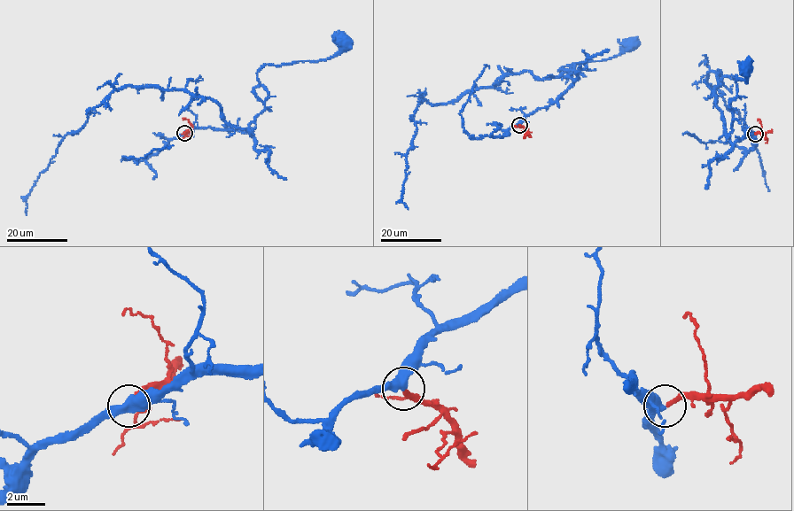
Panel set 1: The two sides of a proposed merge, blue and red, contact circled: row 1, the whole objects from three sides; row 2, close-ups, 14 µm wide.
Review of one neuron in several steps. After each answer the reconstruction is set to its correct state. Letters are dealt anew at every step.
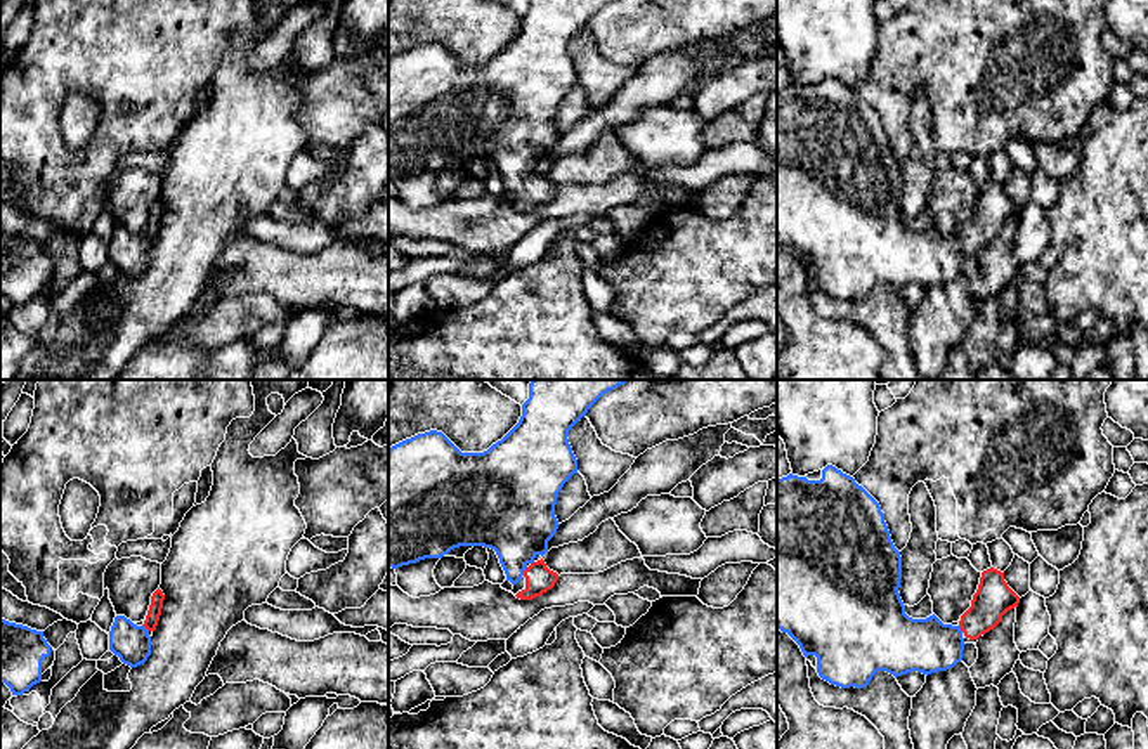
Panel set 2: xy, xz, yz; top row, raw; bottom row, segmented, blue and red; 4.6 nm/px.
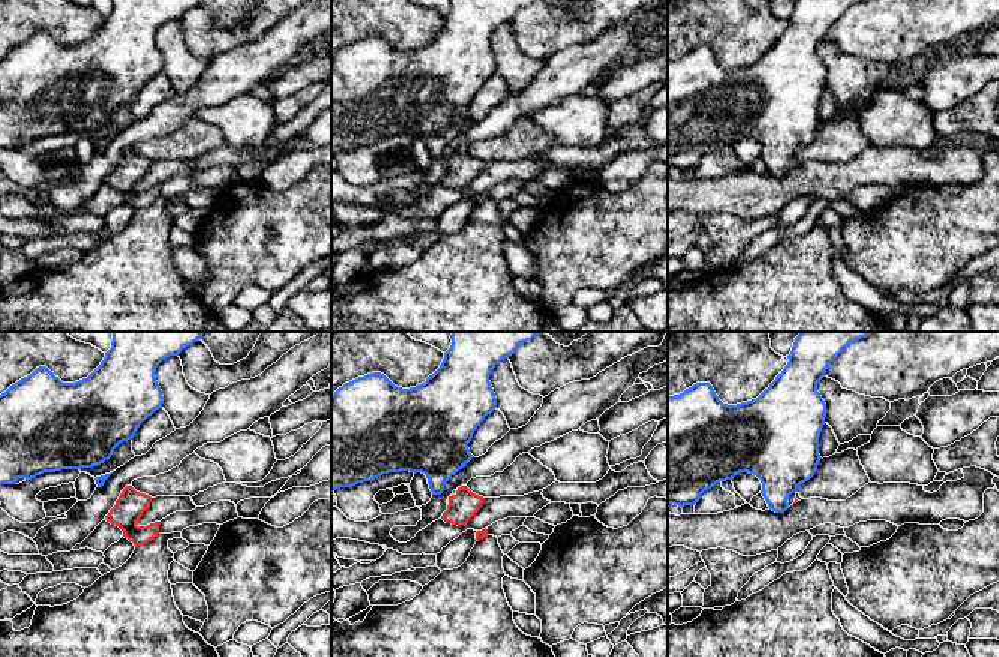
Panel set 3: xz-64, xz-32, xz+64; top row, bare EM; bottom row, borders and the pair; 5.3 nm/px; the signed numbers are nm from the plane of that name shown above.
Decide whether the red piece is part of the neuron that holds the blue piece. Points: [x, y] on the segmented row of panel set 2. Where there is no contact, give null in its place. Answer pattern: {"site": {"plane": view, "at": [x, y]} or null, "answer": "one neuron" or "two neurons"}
{"site": {"plane": "xz", "at": [524, 569]}, "answer": "one neuron"}

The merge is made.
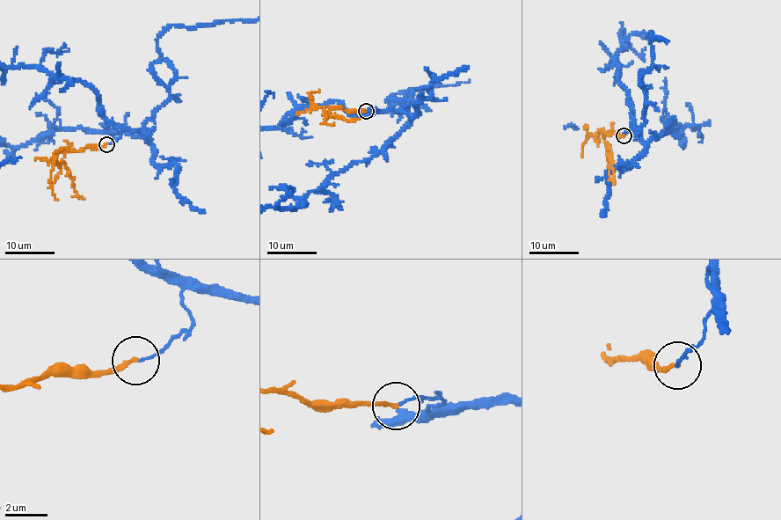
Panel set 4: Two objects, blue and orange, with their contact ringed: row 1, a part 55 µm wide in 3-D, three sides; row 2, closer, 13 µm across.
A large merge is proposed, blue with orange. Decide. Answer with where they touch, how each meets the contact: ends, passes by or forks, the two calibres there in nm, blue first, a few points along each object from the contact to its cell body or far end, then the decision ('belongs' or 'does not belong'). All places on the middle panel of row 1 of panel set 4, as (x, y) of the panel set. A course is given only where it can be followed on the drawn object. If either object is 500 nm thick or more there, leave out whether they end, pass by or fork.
at (366, 111); blue ends there; orange ends there; 100 nm thick on the blue side, 180 nm on the other; orange runs (365, 111), (323, 109), (332, 116), (348, 121), (359, 118); does not belong

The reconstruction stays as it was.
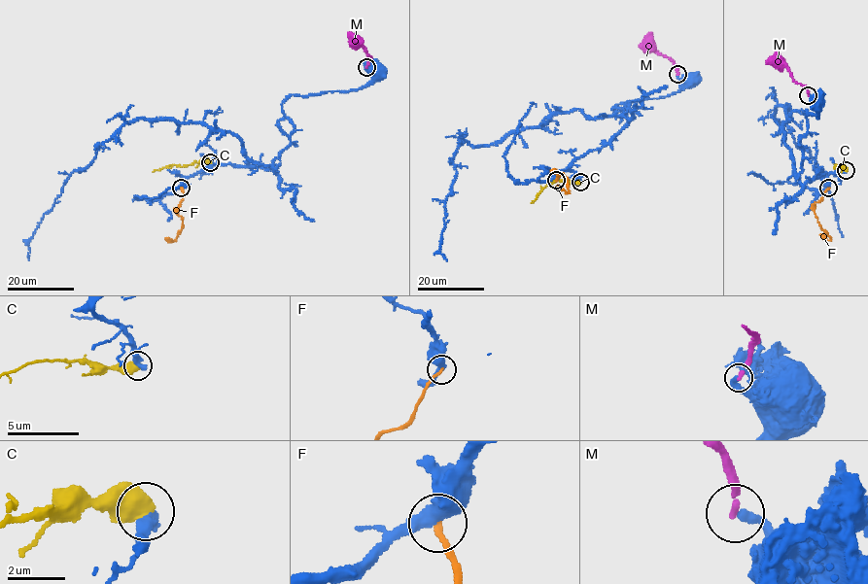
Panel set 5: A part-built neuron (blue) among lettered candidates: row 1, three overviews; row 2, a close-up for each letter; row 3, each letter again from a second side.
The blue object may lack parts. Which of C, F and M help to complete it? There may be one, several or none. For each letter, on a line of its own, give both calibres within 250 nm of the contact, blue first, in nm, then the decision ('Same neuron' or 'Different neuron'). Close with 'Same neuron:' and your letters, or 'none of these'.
C: Thickness 480 nm (blue) against 700 nm. Different neuron
F: Thickness 500 nm (blue) against 200 nm. Different neuron
M: Thickness 280 nm (blue) against 240 nm. Different neuron
Same neuron: none of these

